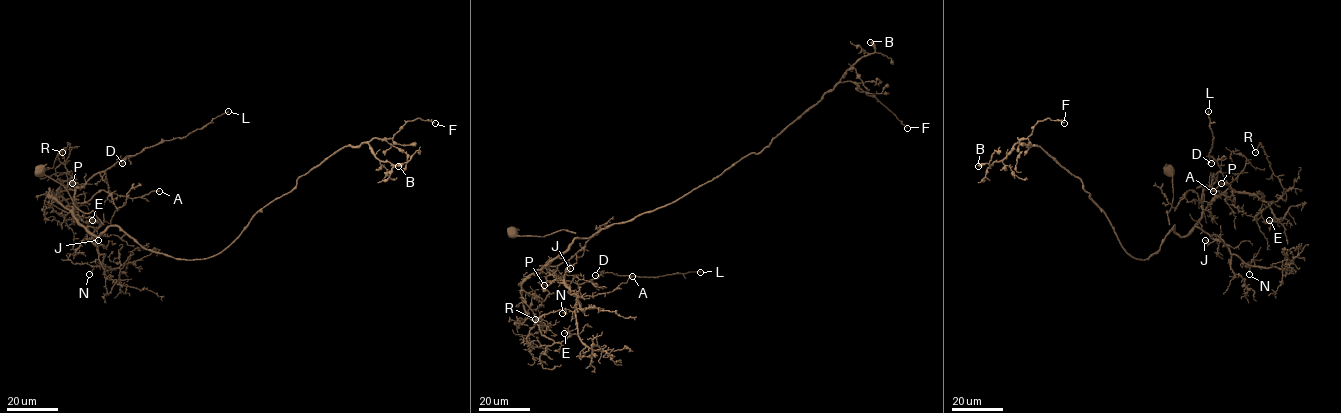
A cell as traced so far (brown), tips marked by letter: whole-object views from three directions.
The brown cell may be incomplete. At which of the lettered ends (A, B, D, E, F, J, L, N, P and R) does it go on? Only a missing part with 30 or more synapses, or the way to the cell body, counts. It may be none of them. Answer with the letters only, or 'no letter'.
B, F

